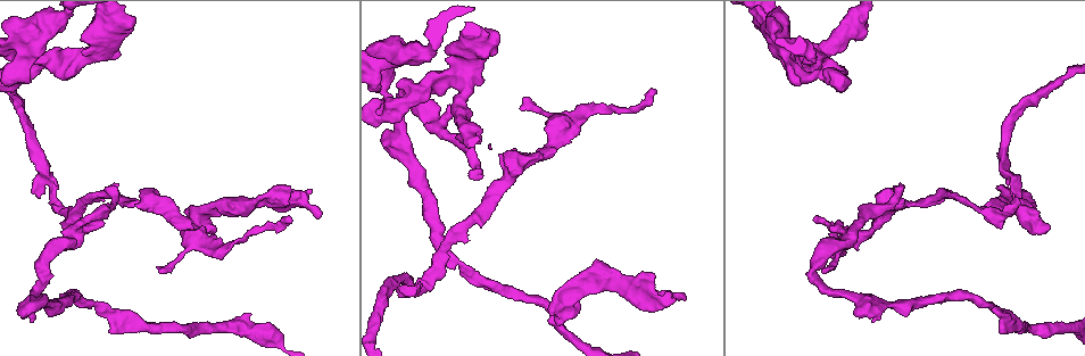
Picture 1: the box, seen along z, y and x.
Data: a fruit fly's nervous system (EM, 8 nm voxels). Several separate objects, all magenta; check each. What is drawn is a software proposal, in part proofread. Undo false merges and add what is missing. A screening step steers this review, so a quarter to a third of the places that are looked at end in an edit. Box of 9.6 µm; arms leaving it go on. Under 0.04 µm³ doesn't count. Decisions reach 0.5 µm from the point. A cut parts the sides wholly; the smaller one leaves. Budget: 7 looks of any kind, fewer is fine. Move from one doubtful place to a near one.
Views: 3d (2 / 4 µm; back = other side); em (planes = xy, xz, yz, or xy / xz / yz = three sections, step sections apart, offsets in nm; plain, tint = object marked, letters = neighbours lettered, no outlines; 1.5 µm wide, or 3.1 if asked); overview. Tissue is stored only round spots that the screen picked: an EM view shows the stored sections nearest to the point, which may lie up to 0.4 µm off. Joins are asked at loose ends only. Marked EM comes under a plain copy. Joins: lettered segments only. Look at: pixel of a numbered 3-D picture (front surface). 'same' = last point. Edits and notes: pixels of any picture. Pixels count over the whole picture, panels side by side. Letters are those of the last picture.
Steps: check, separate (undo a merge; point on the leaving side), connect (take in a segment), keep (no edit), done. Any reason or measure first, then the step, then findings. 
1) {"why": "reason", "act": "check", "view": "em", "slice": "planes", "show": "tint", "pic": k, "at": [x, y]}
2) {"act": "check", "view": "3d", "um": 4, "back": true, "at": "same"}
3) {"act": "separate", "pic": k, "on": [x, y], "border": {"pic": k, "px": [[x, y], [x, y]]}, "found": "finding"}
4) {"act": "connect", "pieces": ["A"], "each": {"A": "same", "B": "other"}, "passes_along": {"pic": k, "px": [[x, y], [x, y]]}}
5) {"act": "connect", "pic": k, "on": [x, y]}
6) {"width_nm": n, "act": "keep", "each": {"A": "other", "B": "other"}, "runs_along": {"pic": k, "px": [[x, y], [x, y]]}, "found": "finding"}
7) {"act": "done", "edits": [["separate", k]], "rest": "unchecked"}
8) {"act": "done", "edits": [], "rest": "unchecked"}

{"why": "branch stops here", "act": "check", "view": "em", "slice": "planes", "show": "letters", "pic": 1, "at": [103, 223]}

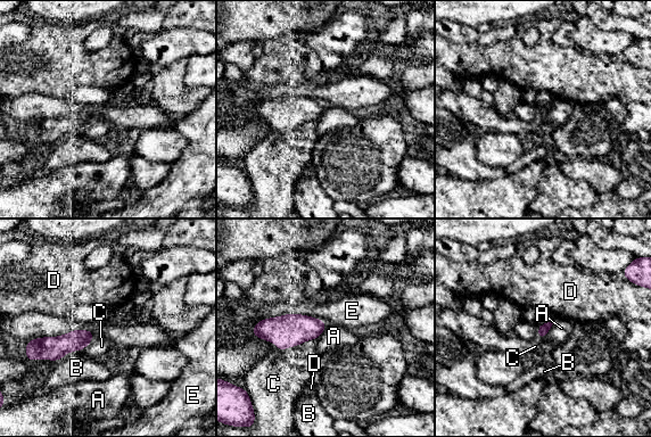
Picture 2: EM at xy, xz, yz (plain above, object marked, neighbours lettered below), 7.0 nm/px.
{"act": "keep", "each": {"A": "other", "B": "other", "C": "other", "D": "other", "E": "other"}, "found": "no lettered segment goes on from it"}

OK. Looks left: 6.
{"act": "check", "view": "em", "slice": "planes", "show": "letters", "pic": 1, "at": [874, 225]}

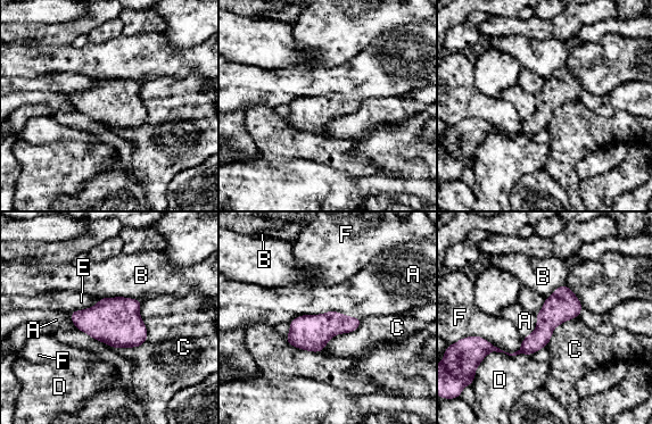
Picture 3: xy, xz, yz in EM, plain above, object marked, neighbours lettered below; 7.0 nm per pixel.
{"act": "keep", "each": {"A": "other", "B": "other", "C": "other", "D": "other", "E": "other", "F": "other"}, "border": {"pic": 3, "px": [[362, 318], [328, 310], [288, 322]]}, "found": "continuous, no second neuron"}

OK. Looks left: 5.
{"why": "sharp bend", "act": "check", "view": "3d", "um": 4, "pic": 1, "at": [48, 270]}

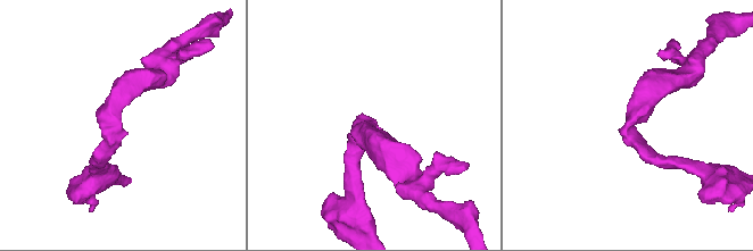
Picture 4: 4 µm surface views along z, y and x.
{"arm_widths_nm": [200, 380], "act": "check", "view": "em", "slice": "yz", "step": 8, "show": "tint", "pic": 4, "at": [117, 125]}

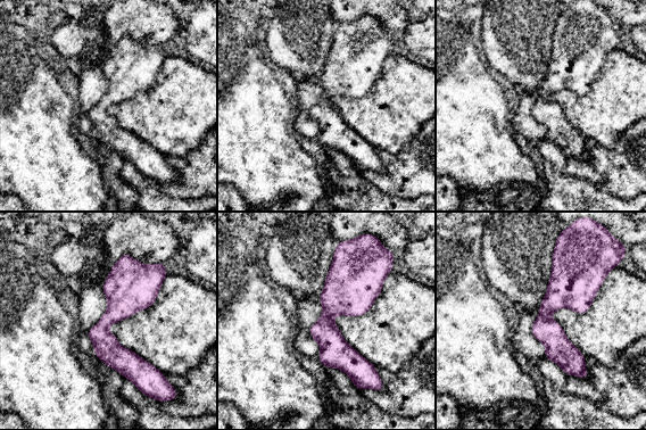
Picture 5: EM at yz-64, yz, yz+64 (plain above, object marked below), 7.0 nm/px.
{"why": "cut it another way", "act": "check", "view": "em", "slice": "planes", "show": "letters", "at": "same"}

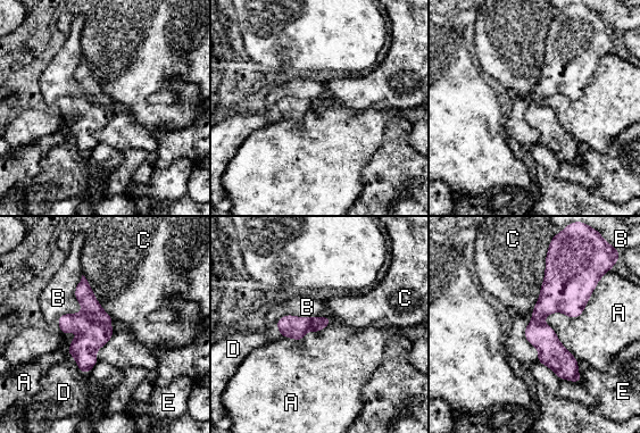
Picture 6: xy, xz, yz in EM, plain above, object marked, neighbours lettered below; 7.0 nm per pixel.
{"longest_contact_nm": ["A", 600], "act": "keep", "each": {"A": "other", "B": "other", "C": "other", "D": "other", "E": "other"}, "border": {"pic": 6, "px": [[600, 277], [578, 361]]}, "found": "all the same neuron"}

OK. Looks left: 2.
{"act": "done", "edits": [], "rest": "unchecked"}

